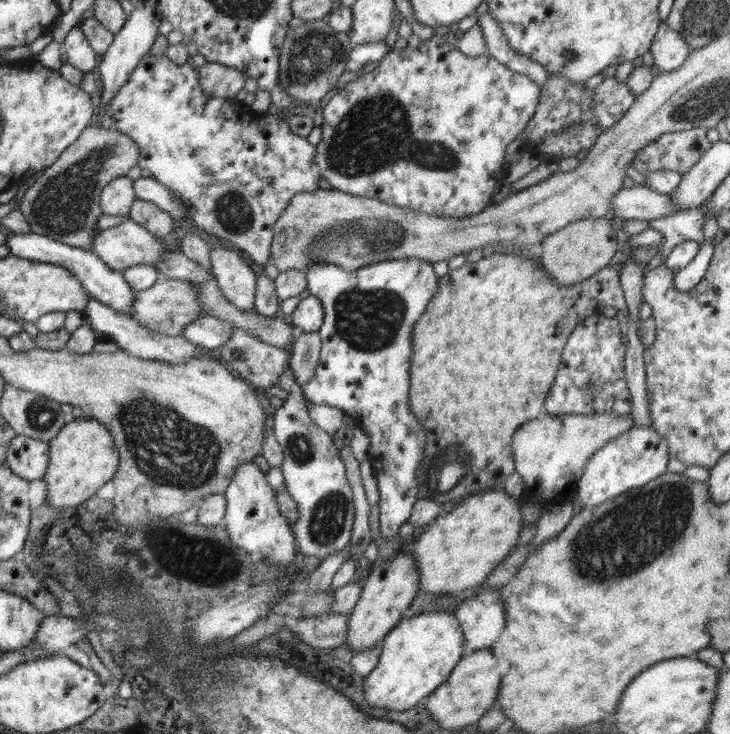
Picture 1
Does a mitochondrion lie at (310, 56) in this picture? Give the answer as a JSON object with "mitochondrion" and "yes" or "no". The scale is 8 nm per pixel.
{"mitochondrion":"yes"}

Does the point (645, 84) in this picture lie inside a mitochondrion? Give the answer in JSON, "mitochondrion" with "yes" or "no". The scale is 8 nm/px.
{"mitochondrion":"no"}

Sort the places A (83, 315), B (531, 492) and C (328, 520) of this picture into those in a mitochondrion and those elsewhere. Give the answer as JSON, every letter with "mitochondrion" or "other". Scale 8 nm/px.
{"A":"other","B":"other","C":"mitochondrion"}

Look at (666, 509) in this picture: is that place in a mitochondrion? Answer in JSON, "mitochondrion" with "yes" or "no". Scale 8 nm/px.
{"mitochondrion":"yes"}

